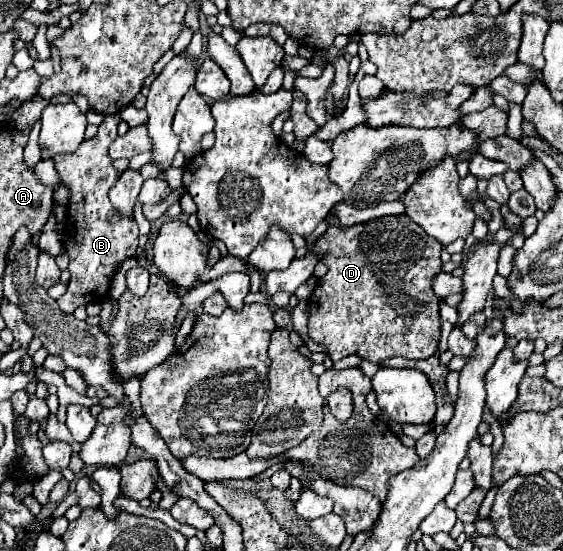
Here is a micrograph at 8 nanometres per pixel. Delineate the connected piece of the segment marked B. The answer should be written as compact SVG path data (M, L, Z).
M119 114L107 115L98 126L93 139L85 139L77 151L59 153L53 157L55 169L61 181L71 189L71 199L67 205L67 223L63 231L65 251L69 255L71 281L67 293L59 299L61 311L73 313L79 305L87 305L93 299L103 301L109 295L109 287L115 275L115 265L125 257L135 255L139 229L133 217L125 217L115 211L109 201L109 189L119 181L121 173L113 167L113 159L107 155L109 145L118 136Z

